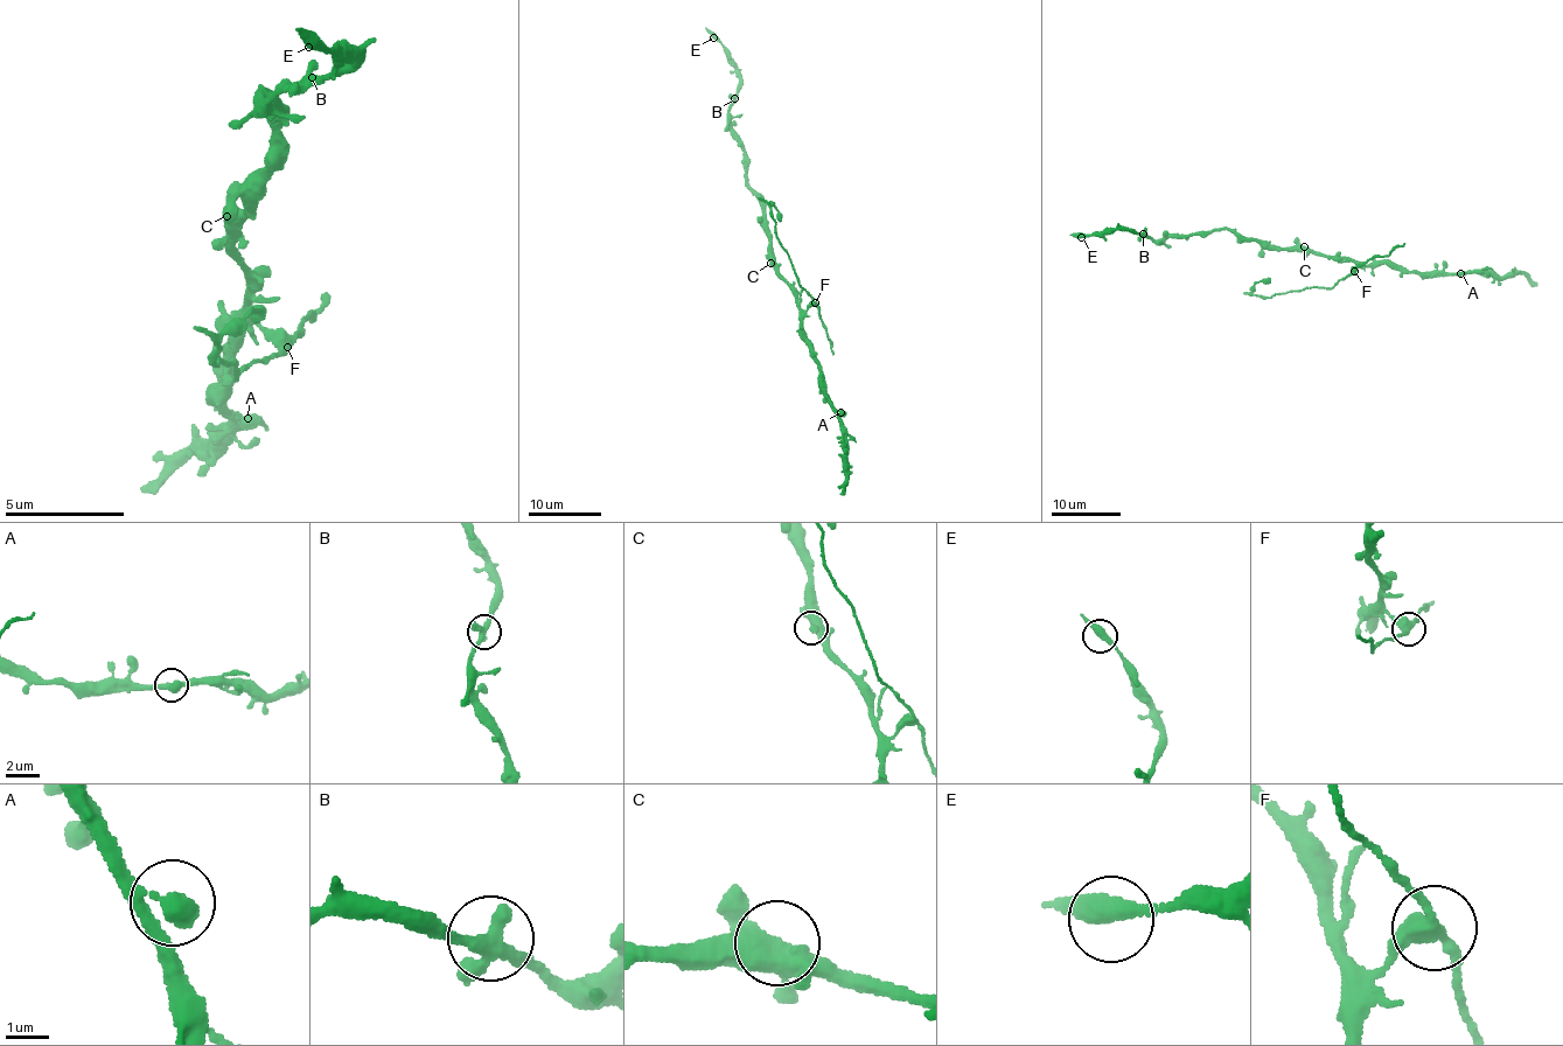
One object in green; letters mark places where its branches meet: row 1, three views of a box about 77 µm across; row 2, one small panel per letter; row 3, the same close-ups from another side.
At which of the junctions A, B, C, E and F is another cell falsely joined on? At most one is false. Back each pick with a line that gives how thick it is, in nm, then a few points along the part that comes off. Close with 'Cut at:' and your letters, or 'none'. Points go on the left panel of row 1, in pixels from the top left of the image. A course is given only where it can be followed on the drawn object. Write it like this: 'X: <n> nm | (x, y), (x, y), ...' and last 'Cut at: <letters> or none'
F: 360 nm | (288, 346), (236, 376), (237, 358), (211, 357), (214, 363), (220, 348), (257, 305)
Cut at: F

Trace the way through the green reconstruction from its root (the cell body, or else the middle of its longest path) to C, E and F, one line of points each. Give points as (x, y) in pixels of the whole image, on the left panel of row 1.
C: (242, 227), (227, 216)
E: (242, 227), (269, 172), (286, 164), (262, 111), (287, 107), (271, 96), (266, 105), (364, 54), (308, 47)
F: (242, 227), (227, 235), (230, 242), (227, 244), (250, 283), (251, 291), (243, 295), (259, 323), (288, 346)

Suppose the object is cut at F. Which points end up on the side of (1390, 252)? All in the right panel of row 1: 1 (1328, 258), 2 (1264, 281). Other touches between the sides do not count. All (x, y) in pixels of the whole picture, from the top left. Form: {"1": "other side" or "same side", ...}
{"1": "other side", "2": "same side"}

